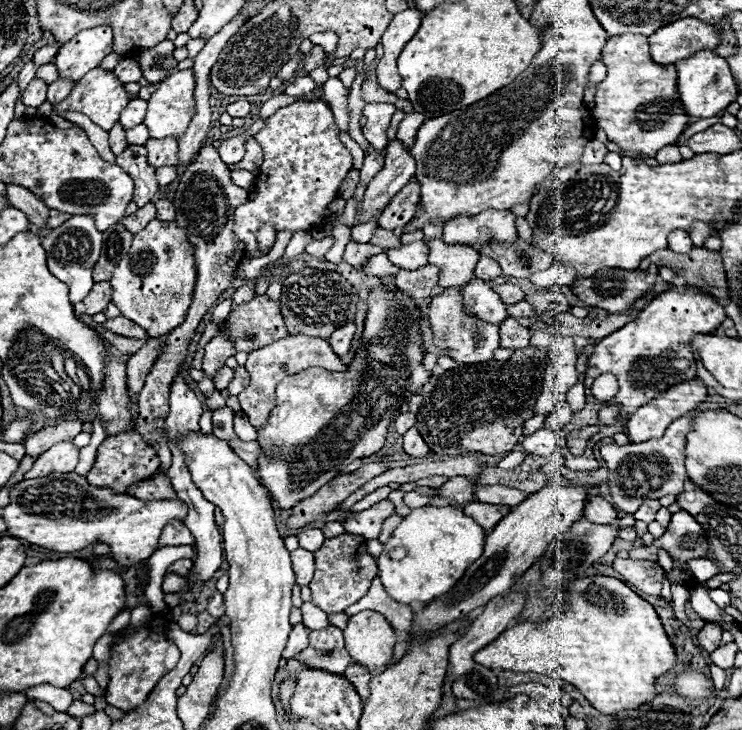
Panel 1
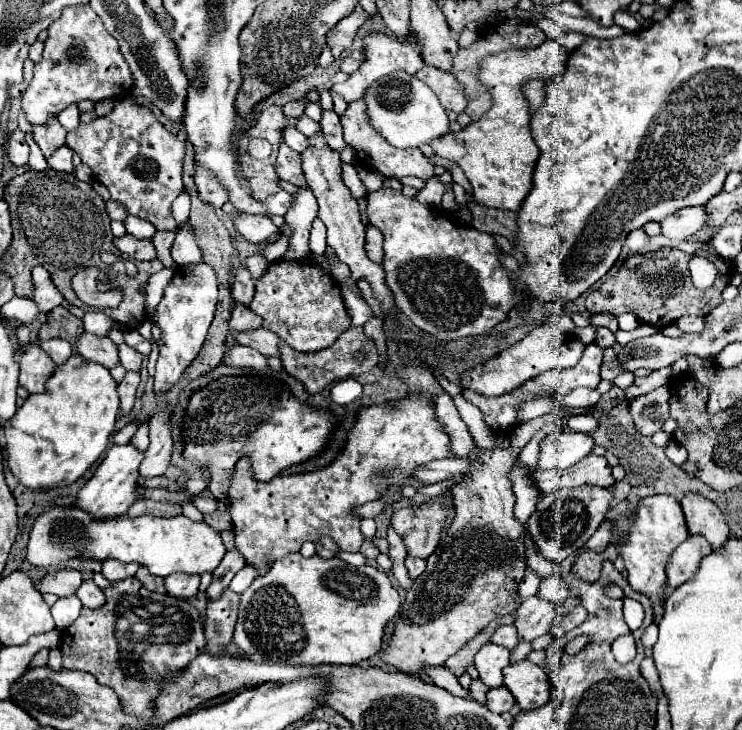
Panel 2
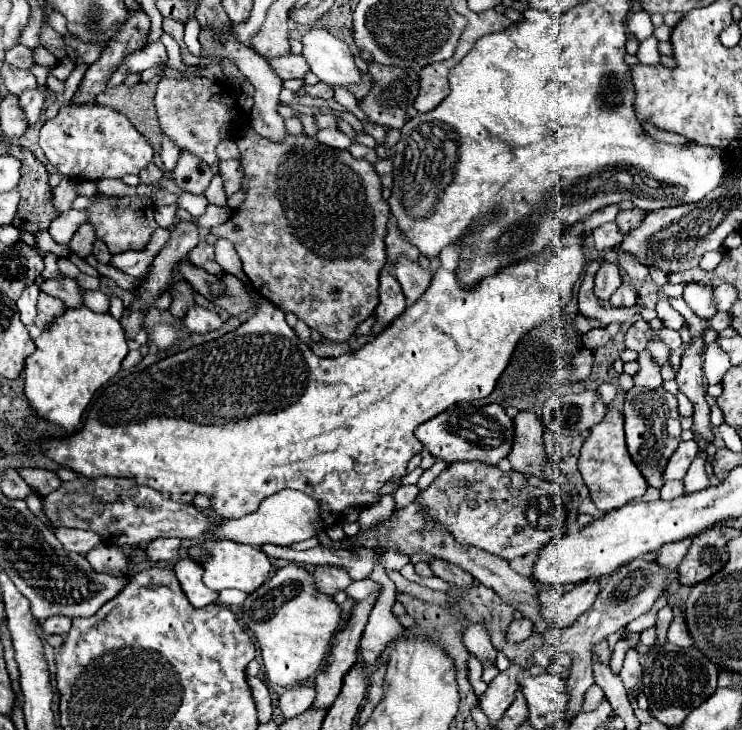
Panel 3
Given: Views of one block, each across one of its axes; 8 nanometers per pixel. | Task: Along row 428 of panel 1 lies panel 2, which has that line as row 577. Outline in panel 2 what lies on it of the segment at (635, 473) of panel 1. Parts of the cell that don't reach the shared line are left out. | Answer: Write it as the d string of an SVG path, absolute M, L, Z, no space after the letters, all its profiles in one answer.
M690 536L688 540L684 540L670 556L668 566L666 566L666 586L670 590L678 588L680 584L684 584L688 578L692 578L692 574L696 572L696 566L700 564L700 558L704 558L706 554L710 554L710 546L708 542L704 542L704 538L700 536Z

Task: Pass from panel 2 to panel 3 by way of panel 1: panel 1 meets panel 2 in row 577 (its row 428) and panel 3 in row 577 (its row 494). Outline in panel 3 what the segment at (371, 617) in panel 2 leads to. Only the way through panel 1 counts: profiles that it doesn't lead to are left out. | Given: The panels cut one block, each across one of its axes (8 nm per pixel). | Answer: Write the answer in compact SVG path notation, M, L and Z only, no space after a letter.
M298 564L276 570L242 606L242 622L260 642L266 676L272 684L292 688L304 684L324 664L334 634L340 630L340 608L314 588L312 574Z

